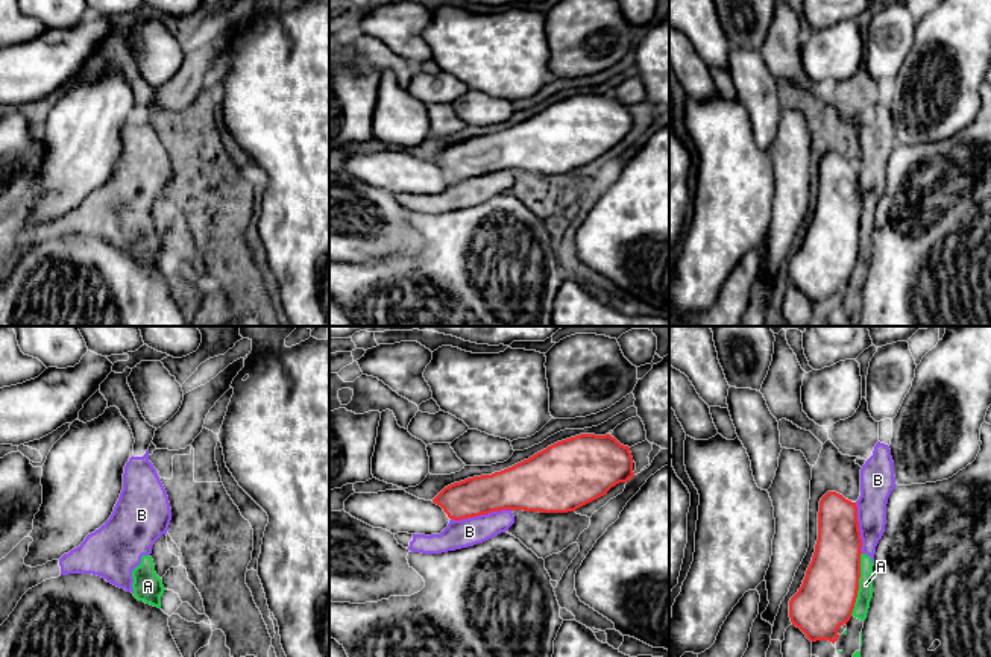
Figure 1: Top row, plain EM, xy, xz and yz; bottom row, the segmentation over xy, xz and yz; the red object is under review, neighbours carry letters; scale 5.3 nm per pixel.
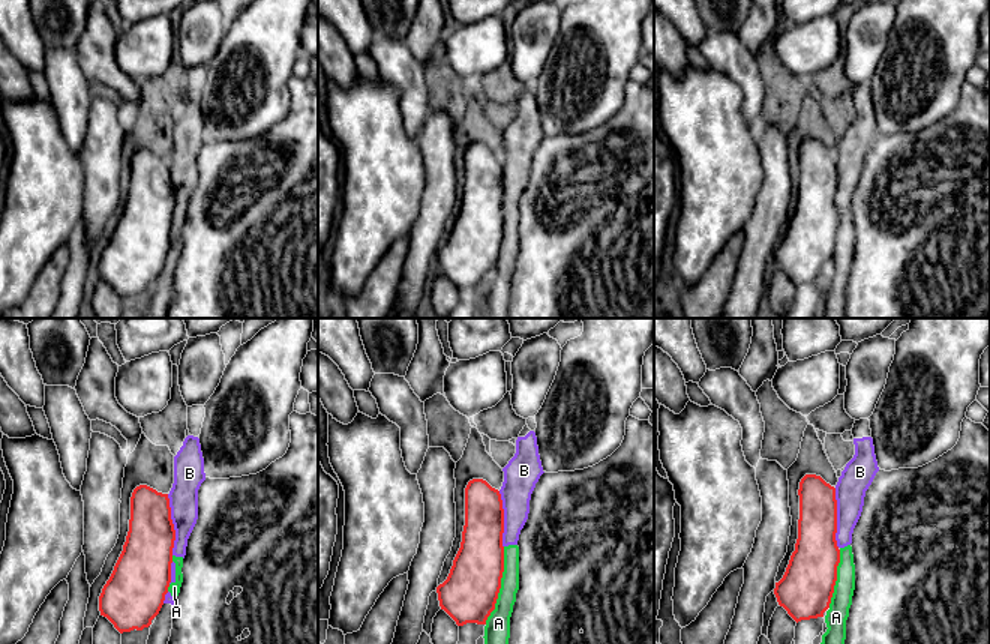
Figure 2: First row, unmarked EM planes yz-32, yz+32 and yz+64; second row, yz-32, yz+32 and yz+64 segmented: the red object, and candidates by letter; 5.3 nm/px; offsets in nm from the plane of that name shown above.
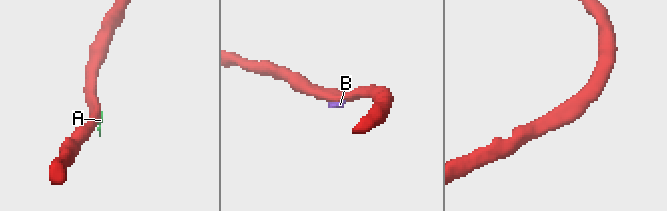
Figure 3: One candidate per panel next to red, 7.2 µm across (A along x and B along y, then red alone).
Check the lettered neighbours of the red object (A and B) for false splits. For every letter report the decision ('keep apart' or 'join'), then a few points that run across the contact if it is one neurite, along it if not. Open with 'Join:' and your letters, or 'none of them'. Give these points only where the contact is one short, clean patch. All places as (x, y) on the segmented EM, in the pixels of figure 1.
Join: none of them
A: keep apart
B: keep apart

